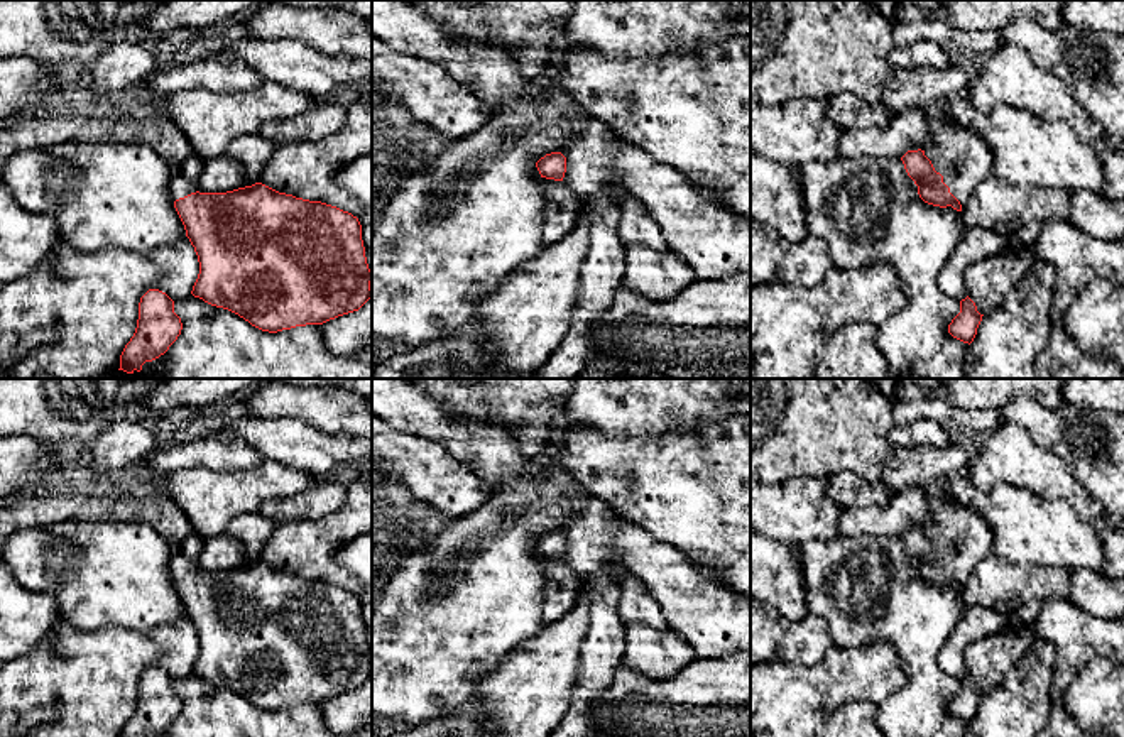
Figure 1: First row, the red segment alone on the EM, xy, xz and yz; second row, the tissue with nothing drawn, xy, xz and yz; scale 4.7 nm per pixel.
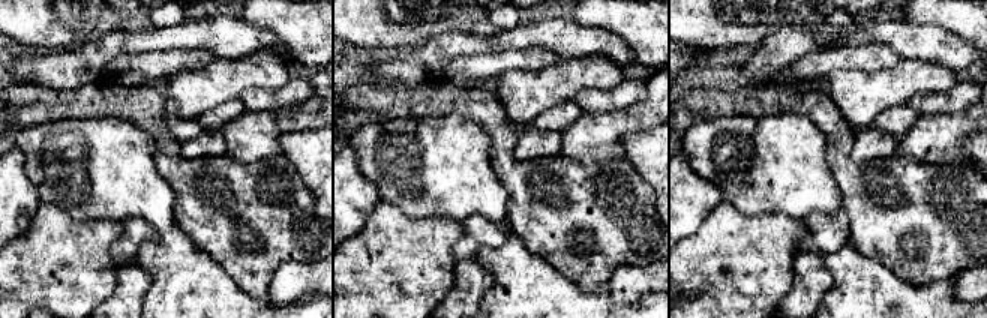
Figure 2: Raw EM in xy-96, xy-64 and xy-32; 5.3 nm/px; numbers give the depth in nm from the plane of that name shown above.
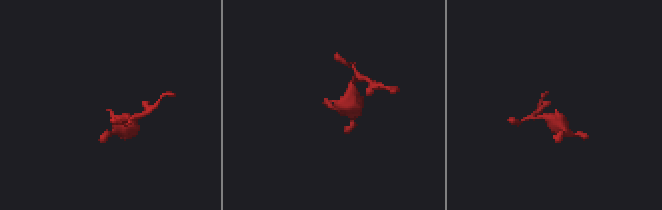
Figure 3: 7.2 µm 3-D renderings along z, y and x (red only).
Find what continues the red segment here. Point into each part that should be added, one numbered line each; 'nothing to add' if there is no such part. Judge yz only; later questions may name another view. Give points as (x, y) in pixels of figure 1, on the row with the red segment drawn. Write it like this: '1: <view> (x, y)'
1: yz (964, 159)

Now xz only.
1: xz (562, 205)

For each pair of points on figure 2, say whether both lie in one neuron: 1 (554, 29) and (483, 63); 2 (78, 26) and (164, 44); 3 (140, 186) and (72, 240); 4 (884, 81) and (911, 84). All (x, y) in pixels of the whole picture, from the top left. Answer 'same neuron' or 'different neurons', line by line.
1: different neurons
2: different neurons
3: different neurons
4: same neuron

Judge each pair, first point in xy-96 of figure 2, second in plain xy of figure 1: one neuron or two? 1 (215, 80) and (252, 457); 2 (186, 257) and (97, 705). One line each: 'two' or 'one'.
1: two
2: two

